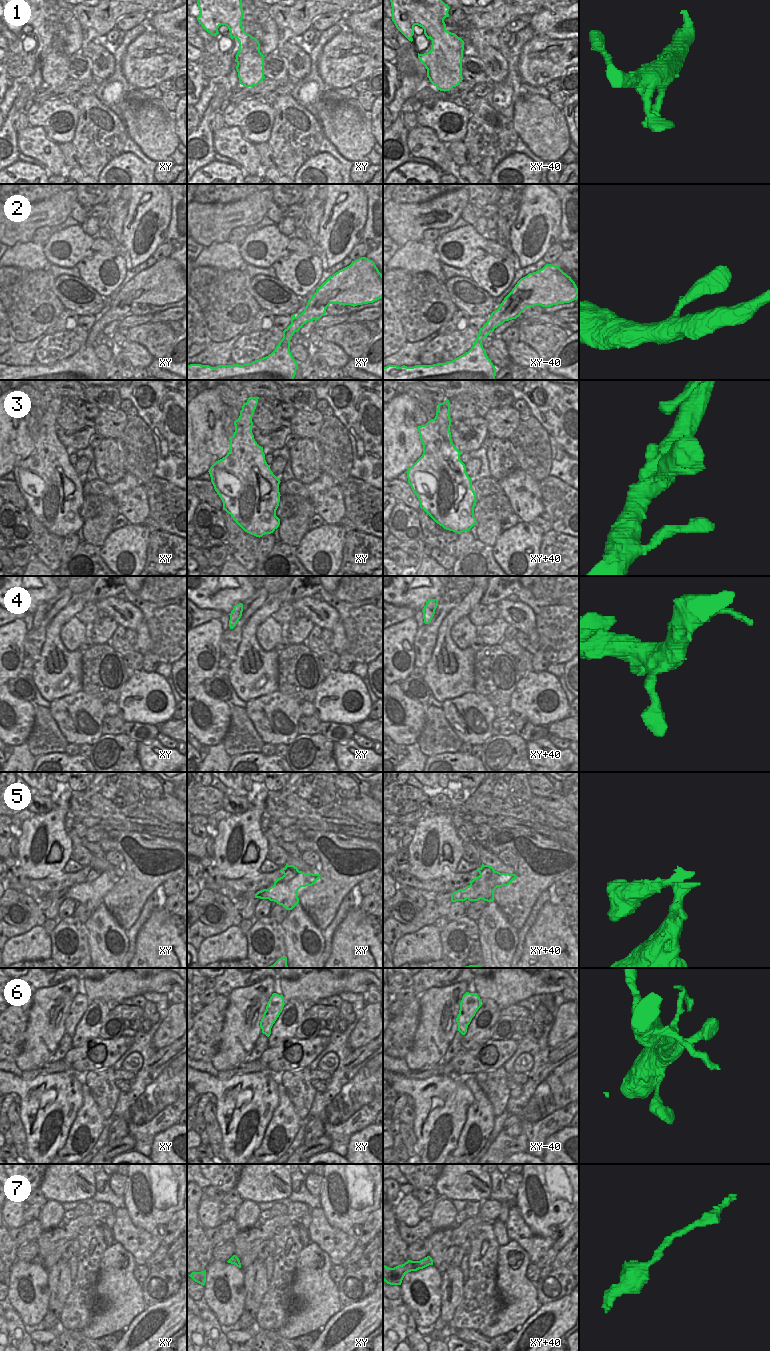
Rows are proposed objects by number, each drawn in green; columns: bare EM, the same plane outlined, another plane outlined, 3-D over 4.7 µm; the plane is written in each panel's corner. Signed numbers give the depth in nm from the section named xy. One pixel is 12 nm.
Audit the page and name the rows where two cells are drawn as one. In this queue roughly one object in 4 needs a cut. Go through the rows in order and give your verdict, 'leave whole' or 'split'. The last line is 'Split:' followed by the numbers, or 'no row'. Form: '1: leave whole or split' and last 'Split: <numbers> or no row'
1: leave whole
2: leave whole
3: leave whole
4: leave whole
5: split
6: leave whole
7: leave whole
Split: 5

